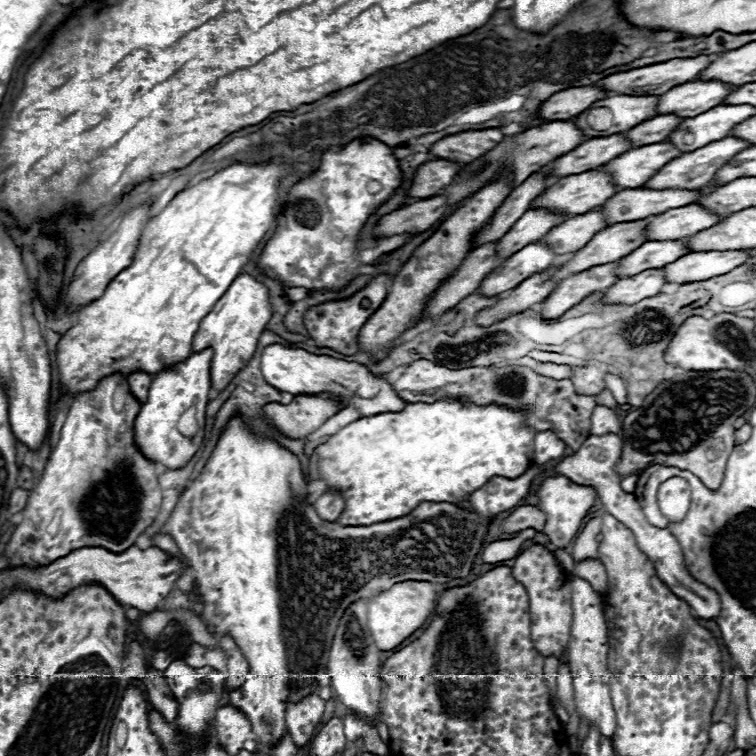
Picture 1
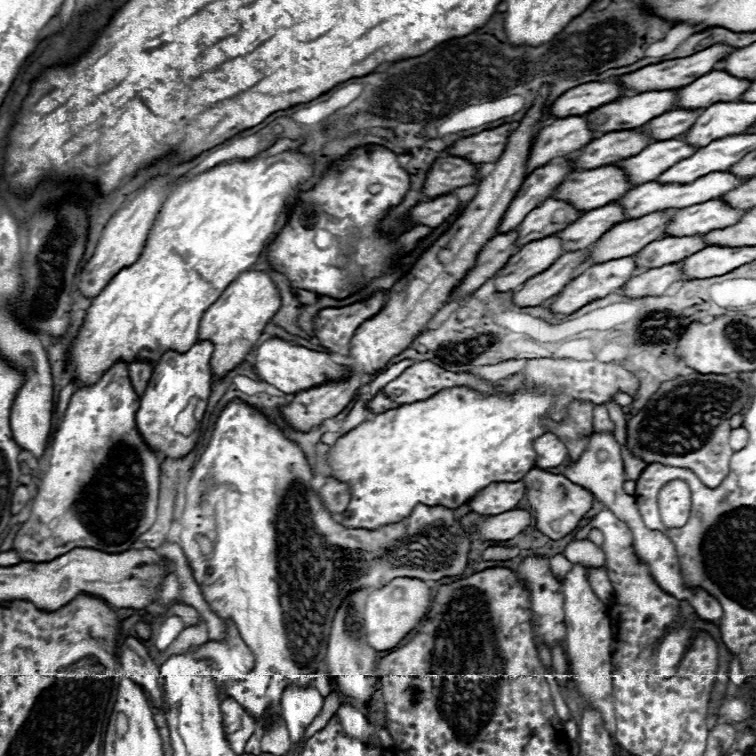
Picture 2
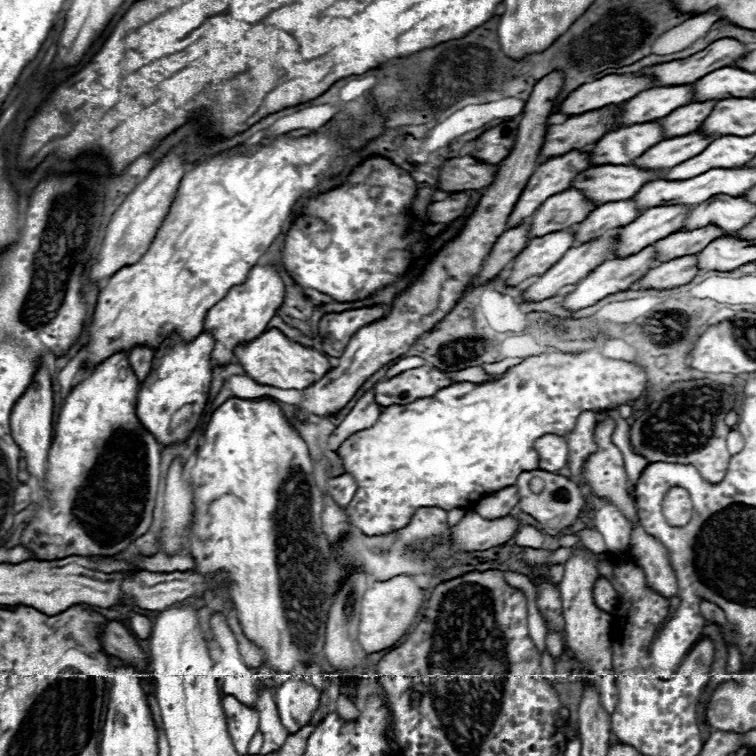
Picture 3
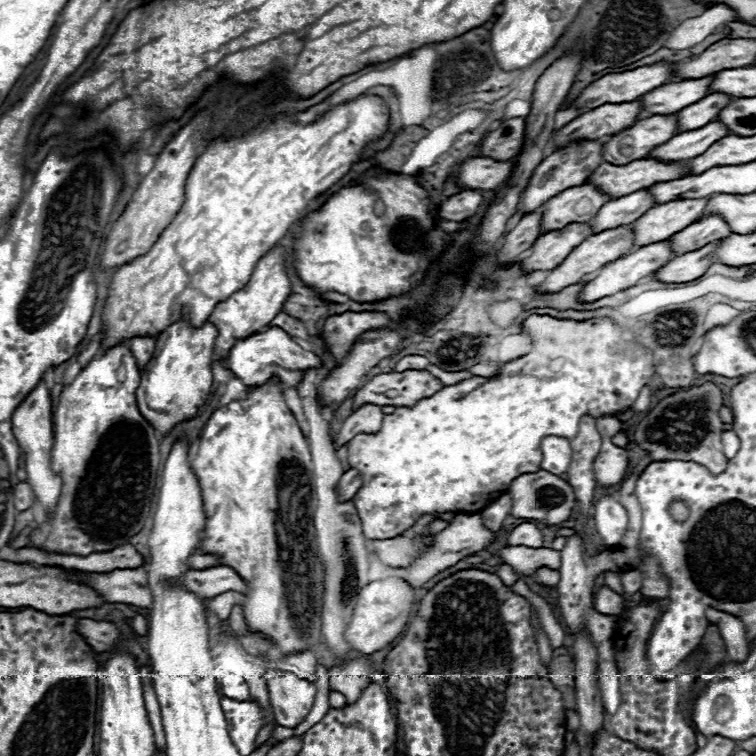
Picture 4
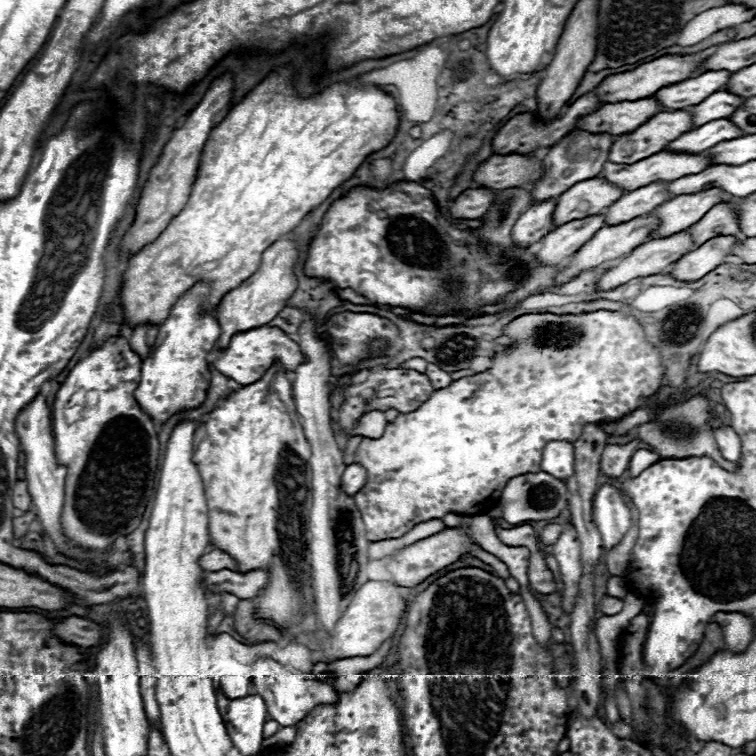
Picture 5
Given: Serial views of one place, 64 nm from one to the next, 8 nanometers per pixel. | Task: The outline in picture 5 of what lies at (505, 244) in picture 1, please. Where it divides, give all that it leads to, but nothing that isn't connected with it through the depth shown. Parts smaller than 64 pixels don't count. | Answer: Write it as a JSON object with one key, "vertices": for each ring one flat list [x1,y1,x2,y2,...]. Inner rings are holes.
{"vertices":[[590,178,568,188,560,198,556,198,556,208,552,212,554,226,562,226,570,220,580,220,586,216,600,214,606,206,616,202,624,192,608,184,602,178]]}

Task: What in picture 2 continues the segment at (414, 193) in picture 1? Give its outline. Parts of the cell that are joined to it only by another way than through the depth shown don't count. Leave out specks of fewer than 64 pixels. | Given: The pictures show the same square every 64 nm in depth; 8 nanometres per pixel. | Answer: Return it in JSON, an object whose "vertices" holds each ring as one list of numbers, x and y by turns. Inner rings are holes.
{"vertices":[[442,156,434,160,432,168,426,172,426,180,422,186,422,194,428,198,448,194,450,190,480,184,482,176,476,176,474,164,456,156]]}

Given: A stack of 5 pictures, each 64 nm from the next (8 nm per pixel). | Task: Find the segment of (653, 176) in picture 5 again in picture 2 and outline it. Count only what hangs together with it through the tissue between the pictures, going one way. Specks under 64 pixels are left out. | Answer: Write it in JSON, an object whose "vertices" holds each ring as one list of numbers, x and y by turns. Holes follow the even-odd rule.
{"vertices":[[614,166,594,168,592,172,572,172,564,178,564,184,552,192,552,198,572,204,576,210,594,210,608,202,618,200,624,192,634,188,626,182,624,172]]}

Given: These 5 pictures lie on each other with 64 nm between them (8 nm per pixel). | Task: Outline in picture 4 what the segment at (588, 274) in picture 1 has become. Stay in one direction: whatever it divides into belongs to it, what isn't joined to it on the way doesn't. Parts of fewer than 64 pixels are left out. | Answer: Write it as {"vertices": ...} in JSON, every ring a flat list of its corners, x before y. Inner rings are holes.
{"vertices":[[666,240,632,250,630,254,602,266,596,272,596,276,584,284,584,288,578,294,578,300,594,302,630,286,636,286,638,280,652,276,652,272,656,272,656,268,664,266,668,260,670,246]]}

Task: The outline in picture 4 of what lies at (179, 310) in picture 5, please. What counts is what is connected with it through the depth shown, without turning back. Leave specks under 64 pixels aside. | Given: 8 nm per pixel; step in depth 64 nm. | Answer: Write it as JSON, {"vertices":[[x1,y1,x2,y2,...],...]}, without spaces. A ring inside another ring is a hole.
{"vertices":[[176,322,160,334,154,358,146,364,146,370,142,372,142,380,136,390,136,400,140,414,162,436,172,432,176,424,194,418,200,406,206,402,212,386,210,356,214,352,216,336,218,330,210,322,206,322,202,328,196,330,190,328,186,322]]}

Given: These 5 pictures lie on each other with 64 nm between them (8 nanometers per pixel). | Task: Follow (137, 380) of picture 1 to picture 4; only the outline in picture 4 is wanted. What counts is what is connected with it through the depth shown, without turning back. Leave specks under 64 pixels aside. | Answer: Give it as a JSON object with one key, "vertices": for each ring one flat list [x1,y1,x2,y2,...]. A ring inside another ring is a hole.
{"vertices":[[134,338,128,346,132,348,132,356,136,356,136,366,144,372,148,360,154,356,154,338]]}

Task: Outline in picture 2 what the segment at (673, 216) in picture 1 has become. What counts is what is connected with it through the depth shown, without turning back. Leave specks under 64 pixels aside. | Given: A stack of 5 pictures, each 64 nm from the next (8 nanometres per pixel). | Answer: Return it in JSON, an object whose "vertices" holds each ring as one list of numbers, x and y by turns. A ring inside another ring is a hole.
{"vertices":[[708,200,704,204,694,204,680,208,674,220,664,228,664,236,692,236,696,232,704,234,716,228,726,228,742,218,744,210,732,210,720,200]]}

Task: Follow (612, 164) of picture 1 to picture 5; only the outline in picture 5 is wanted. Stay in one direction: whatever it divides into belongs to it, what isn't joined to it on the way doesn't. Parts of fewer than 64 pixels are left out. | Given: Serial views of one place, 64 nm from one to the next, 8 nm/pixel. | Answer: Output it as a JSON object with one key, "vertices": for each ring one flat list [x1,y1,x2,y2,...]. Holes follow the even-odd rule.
{"vertices":[[720,118,678,136,676,140,672,140,672,144,664,146,664,150,666,152,704,152,722,140,732,140,740,136,742,132,730,120]]}

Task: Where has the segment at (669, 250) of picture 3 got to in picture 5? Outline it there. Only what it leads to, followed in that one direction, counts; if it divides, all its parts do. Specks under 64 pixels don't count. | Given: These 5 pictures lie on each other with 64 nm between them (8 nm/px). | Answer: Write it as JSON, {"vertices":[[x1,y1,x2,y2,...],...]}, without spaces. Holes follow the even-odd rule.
{"vertices":[[718,204,710,208,696,224,692,224,688,228,688,234,692,236,692,242,698,248,700,244,708,242,712,236,736,236,740,234,740,228,732,208,728,208,726,204]]}

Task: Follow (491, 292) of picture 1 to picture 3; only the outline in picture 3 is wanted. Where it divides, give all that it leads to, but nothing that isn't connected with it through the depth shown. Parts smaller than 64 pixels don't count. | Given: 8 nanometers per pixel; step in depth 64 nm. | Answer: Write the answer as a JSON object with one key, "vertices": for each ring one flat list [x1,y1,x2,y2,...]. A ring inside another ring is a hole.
{"vertices":[[560,230,546,234,542,238,532,238,528,246,516,256,508,280,508,286,518,286,522,280,544,274,548,268,552,268,566,252,572,248,572,230]]}

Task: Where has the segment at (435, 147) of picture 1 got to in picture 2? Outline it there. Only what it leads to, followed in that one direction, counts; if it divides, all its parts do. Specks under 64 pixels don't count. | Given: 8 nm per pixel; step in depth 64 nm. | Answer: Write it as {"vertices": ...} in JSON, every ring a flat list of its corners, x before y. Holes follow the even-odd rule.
{"vertices":[[502,124,492,130,482,130,478,134,460,138,452,146,446,146,446,154,466,158,472,164,482,164,482,162,496,162,500,154,506,148,510,136,510,124]]}

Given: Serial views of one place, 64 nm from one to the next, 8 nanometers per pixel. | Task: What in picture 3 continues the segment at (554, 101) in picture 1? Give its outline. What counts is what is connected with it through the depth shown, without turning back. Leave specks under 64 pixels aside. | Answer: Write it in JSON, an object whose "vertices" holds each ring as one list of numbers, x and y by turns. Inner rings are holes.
{"vertices":[[610,74,600,80,582,84,574,92,570,92,562,104,558,106,558,112,562,114,584,114,602,106,610,104,622,104,636,96,642,90,650,88,648,78,638,78,636,74]]}

